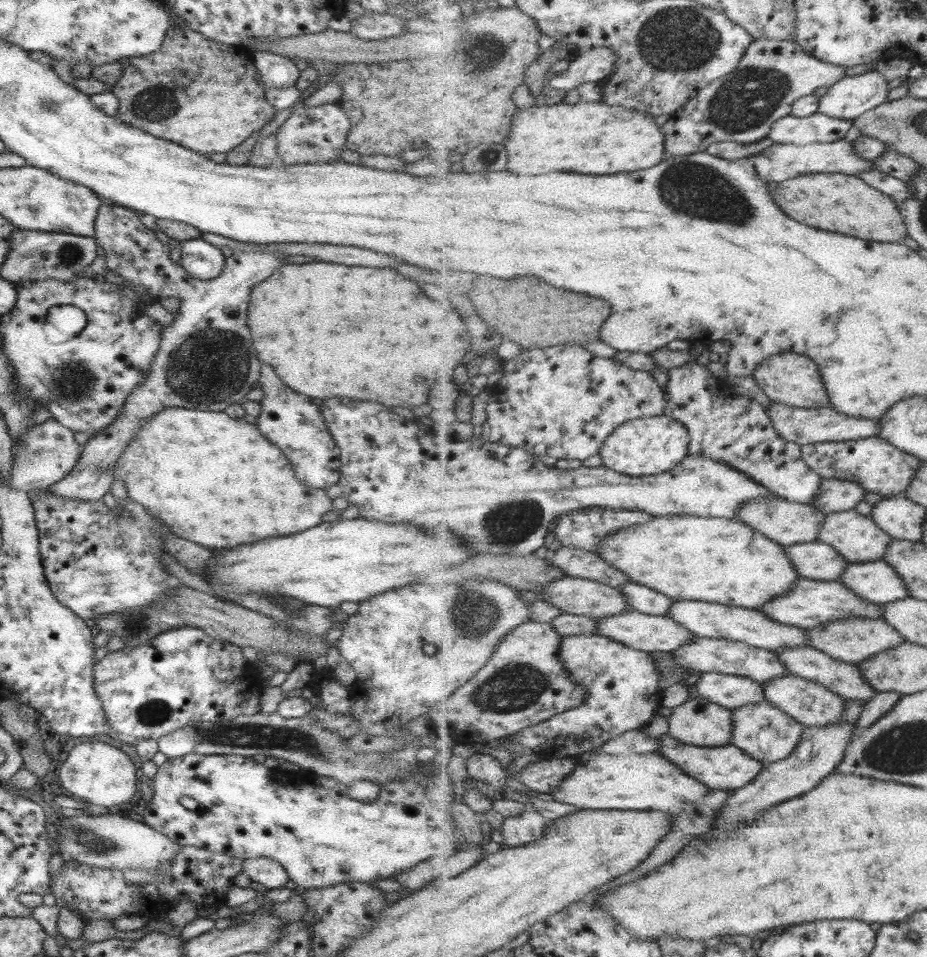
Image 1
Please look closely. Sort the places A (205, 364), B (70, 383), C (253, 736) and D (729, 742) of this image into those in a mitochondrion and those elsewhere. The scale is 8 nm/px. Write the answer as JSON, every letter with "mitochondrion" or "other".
{"A":"mitochondrion","B":"mitochondrion","C":"mitochondrion","D":"other"}

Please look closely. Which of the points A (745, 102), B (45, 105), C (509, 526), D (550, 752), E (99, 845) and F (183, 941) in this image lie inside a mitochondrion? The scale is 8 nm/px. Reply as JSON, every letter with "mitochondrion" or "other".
{"A":"mitochondrion","B":"mitochondrion","C":"mitochondrion","D":"other","E":"mitochondrion","F":"other"}

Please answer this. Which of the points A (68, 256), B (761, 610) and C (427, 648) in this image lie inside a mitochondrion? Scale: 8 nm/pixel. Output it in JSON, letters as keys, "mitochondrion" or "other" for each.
{"A":"mitochondrion","B":"other","C":"mitochondrion"}

